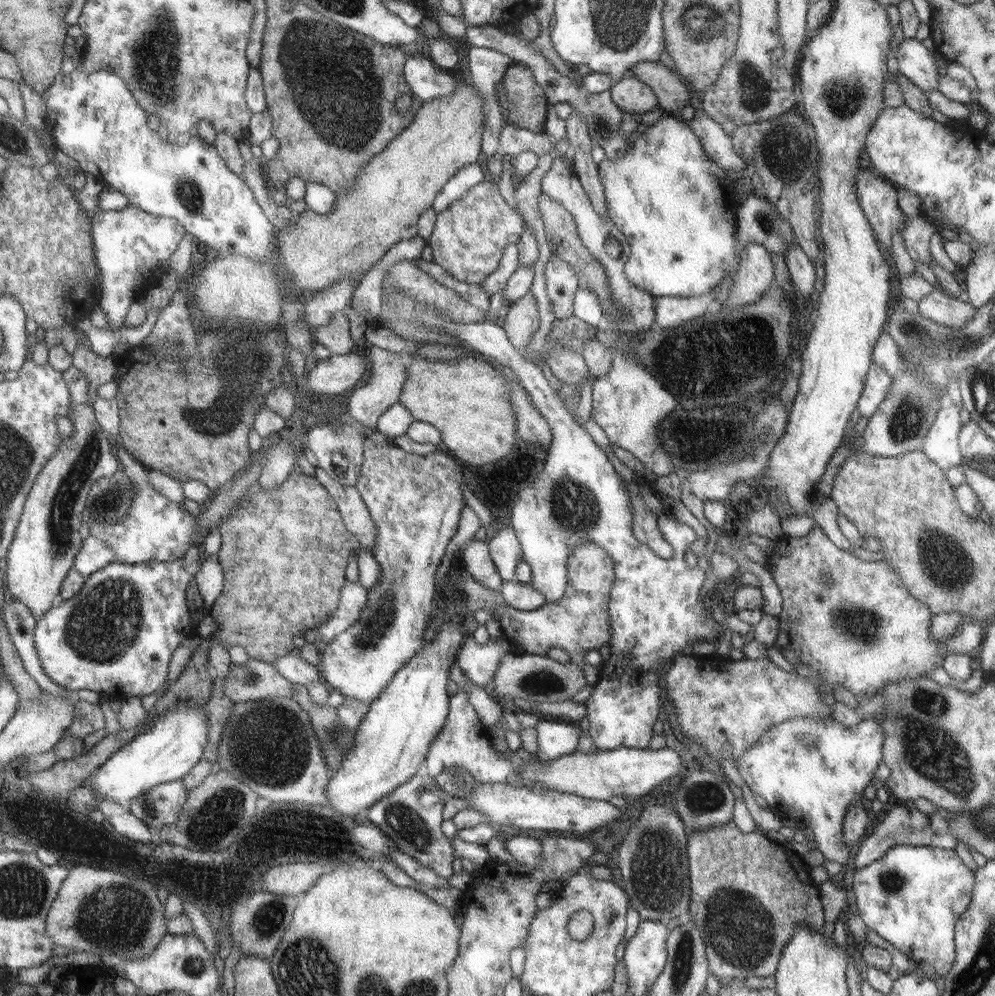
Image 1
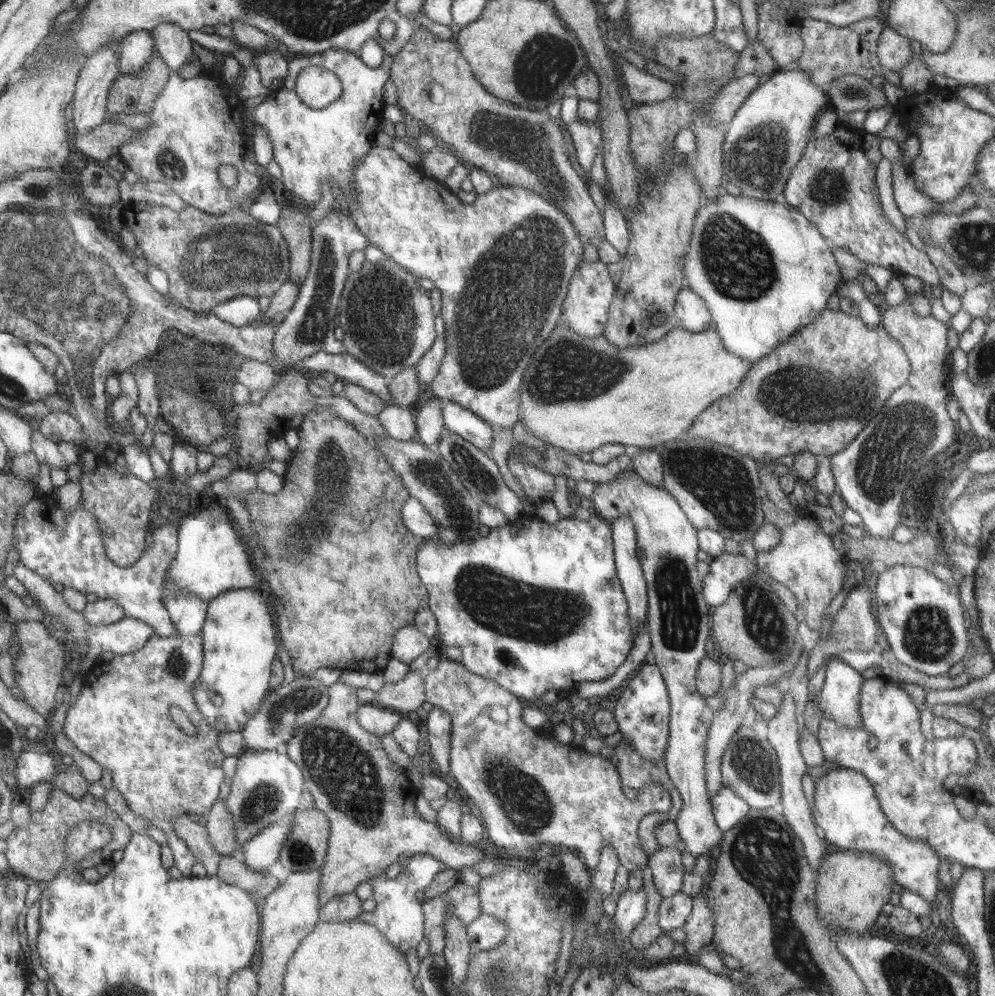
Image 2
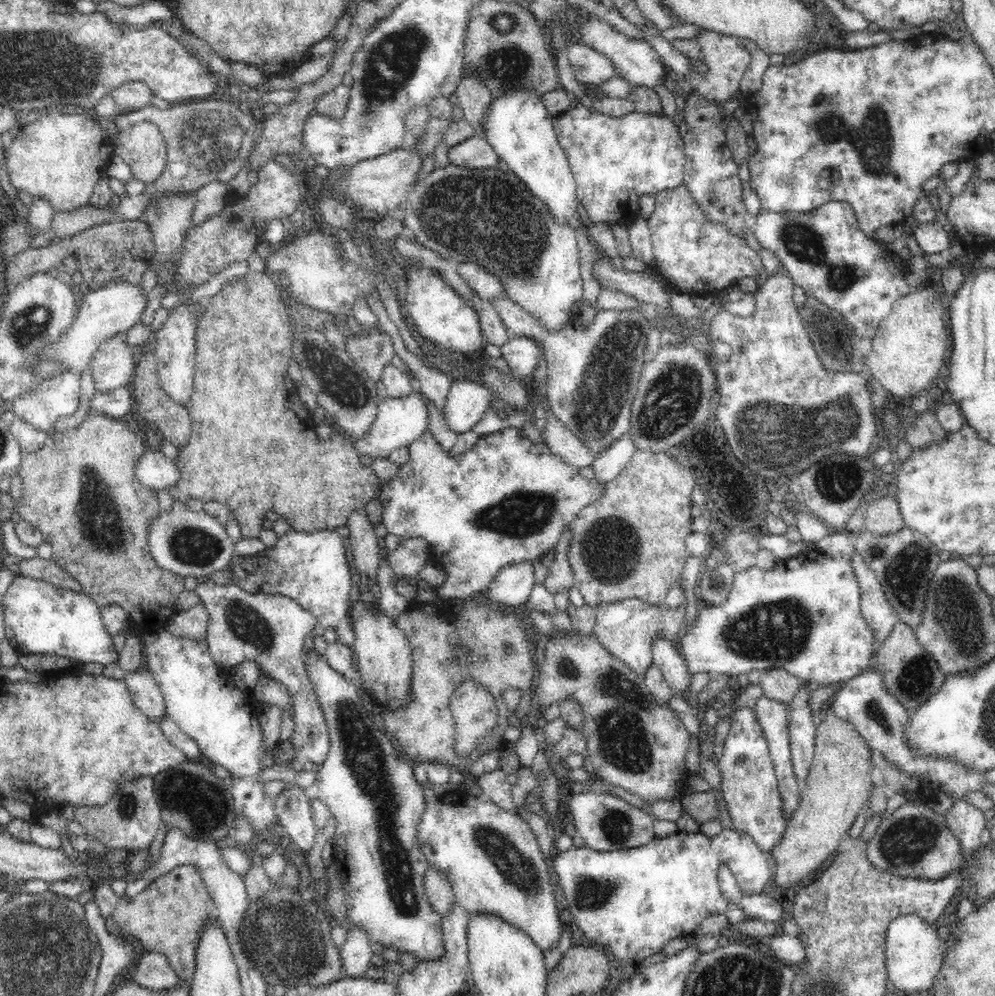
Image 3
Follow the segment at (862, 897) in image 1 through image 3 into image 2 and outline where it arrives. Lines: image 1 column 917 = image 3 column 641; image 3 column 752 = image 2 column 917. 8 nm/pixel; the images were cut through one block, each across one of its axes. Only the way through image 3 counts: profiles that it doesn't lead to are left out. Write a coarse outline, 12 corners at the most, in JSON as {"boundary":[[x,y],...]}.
{"boundary":[[854,769],[816,779],[830,848],[871,852],[934,906],[940,855],[894,828]]}

